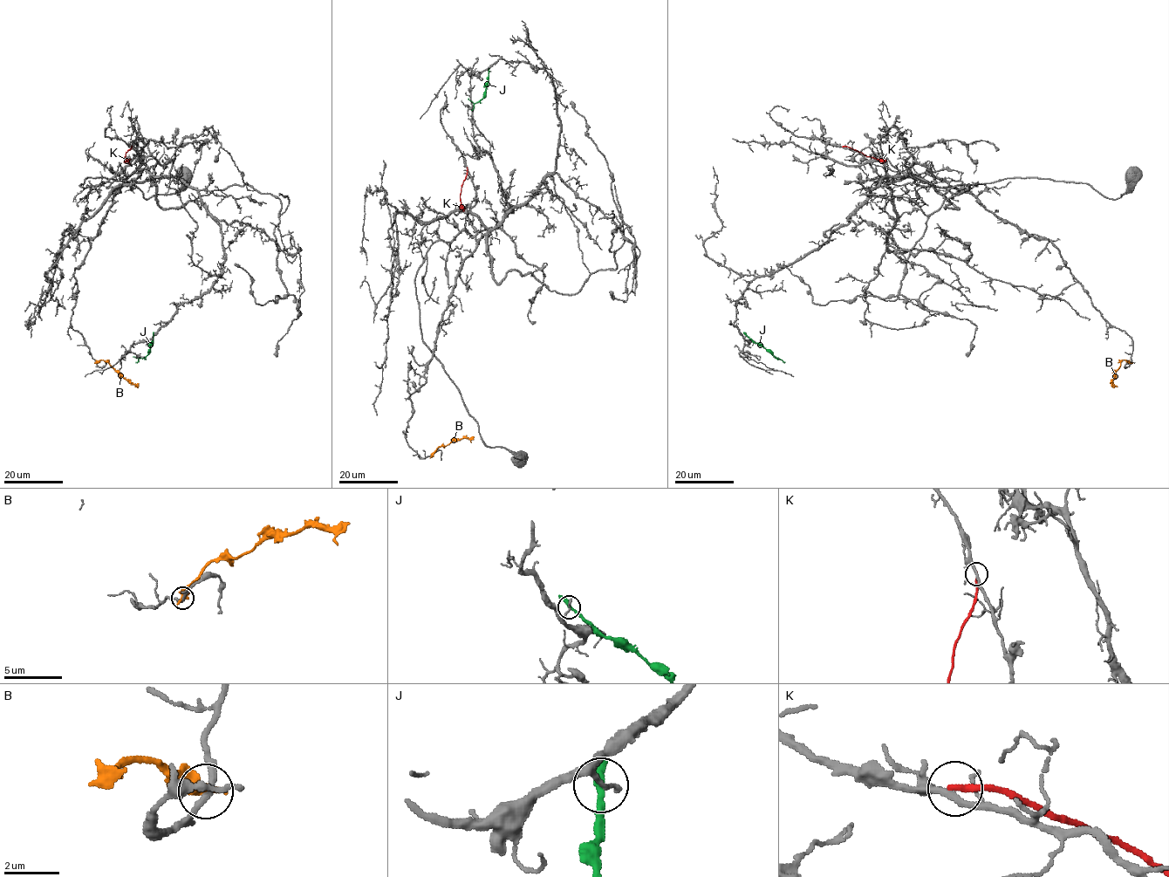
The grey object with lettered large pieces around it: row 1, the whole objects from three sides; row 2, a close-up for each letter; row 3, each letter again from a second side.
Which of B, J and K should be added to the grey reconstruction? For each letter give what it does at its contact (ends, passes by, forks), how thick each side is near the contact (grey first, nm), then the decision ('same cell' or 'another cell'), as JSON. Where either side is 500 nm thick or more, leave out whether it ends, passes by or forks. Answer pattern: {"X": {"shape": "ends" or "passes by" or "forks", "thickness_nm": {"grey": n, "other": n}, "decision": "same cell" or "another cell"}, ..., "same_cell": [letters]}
{"B": {"thickness_nm": {"grey": 240, "other": 500}, "decision": "another cell"}, "J": {"shape": "passes by", "thickness_nm": {"grey": 220, "other": 260}, "decision": "another cell"}, "K": {"shape": "ends", "thickness_nm": {"grey": 200, "other": 240}, "decision": "another cell"}, "same_cell": []}

